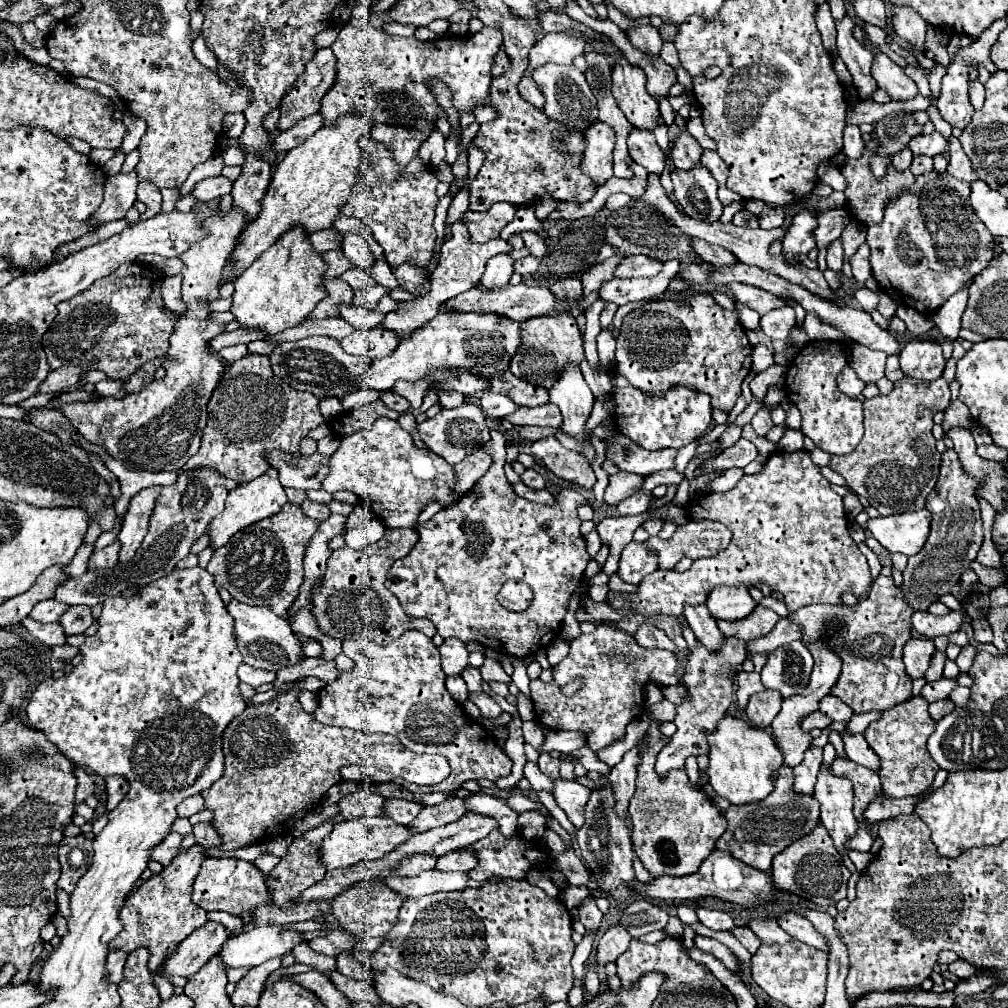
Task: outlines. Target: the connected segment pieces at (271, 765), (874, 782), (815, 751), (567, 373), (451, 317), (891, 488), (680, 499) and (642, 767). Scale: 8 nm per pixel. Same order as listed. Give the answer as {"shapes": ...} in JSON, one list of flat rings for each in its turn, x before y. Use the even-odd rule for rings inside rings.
{"shapes":[[[293,686,273,700,263,704,253,704,243,710,237,718,229,722,223,730,223,756,225,756,225,772,223,776,201,796,205,798,205,808,215,814,215,830,223,838,223,850,235,850,249,844,261,844,269,840,269,830,289,830,289,824,305,818,305,814,321,804,325,792,341,782,339,770,349,764,365,764,375,766,383,772,405,778,407,782,415,782,419,786,433,786,443,782,449,776,449,764,443,756,431,754,415,754,389,734,365,734,345,728,323,726,315,720,315,716,307,714,299,704,299,694,303,688]],[[835,758,831,764,833,774,849,778,855,786,855,818,863,820,863,812,871,800,875,800,881,792,881,782,875,770,869,770,865,766,855,764,853,760]],[[811,746,805,752,803,762,793,768,793,774,795,774,795,792,803,792,803,794,811,794,813,792,813,786,815,786,821,762,823,762,823,748]],[[567,364,563,376,549,390,549,402,557,404,563,412,561,430,577,440,585,440,585,422,593,408,593,394,577,364]],[[439,312,427,326,417,330,411,338,403,340,393,354,369,364,367,374,359,380,359,388,373,388,379,392,389,390,397,380,421,380,429,376,433,368,469,370,483,378,491,378,501,370,509,368,515,350,521,344,519,324,511,318,499,322,497,314,475,314]],[[905,376,903,380,895,382,895,388,889,396,877,396,877,398,867,400,867,410,863,418,863,424,865,424,863,440,851,454,831,456,827,466,835,470,837,474,841,474,853,492,867,498,873,504,873,508,879,510,881,516,925,508,925,498,937,484,937,474,939,474,939,464,941,464,941,454,935,450,935,438,931,434,933,414,939,410,945,410,949,402,951,402,949,384,943,376,933,382,911,380]],[[684,476,683,480,678,485,677,493,672,500,673,504,675,504,675,505,680,504,677,506,681,506,681,505,687,504,689,502,689,500,690,500,689,484,690,484,690,481]],[[661,700,647,710,647,716,649,716,651,724,645,734,647,736,645,748,639,752,641,764,637,764,637,790,629,804,629,816,633,820,633,834,631,834,633,852,637,854,637,858,643,862,643,866,653,876,689,876,689,874,695,874,699,870,699,864,715,850,715,840,719,840,719,836,723,836,723,832,727,828,727,820,701,788,689,786,689,776,685,770,675,770,675,772,669,772,667,776,659,776,655,772,655,758,657,758,659,750,663,750,667,746,667,740,669,740,665,734,659,732,659,726,663,722,673,720,675,704]]]}

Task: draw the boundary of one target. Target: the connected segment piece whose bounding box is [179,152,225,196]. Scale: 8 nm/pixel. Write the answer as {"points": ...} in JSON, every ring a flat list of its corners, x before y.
{"points":[[217,152,215,156,211,156,207,162,203,162,203,164,199,164,191,174,189,174,189,180,179,188,179,196,187,196,189,192,191,192,191,188,199,182,199,180,203,180,203,178,209,178,209,176,219,176,221,174,221,170,223,170,223,156,221,156,221,152]]}

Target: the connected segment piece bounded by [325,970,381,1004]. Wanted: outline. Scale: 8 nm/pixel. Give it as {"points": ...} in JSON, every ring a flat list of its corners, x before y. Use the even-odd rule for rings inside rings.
{"points":[[331,970,331,972,325,972,327,978,333,980,333,984,349,998,349,1000,369,1000,373,1004,381,1004,379,996,375,994,373,986,367,984,365,980,355,980,355,978,347,978,343,974,339,974,337,970]]}

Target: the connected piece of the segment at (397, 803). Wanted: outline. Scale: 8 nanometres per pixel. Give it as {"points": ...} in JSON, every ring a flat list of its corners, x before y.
{"points":[[387,800,383,810,385,810,385,816,395,820,395,824,405,826,423,810,423,804,409,802,409,800]]}

